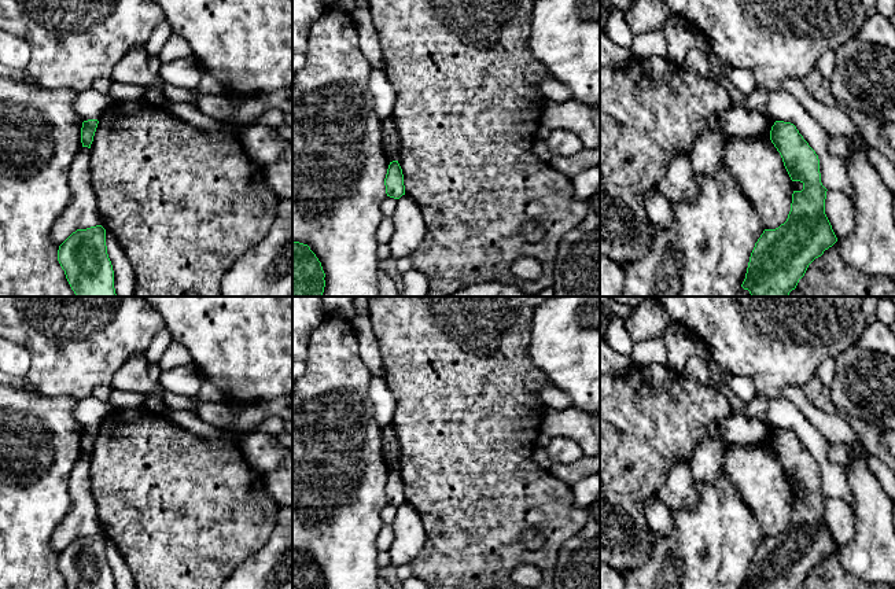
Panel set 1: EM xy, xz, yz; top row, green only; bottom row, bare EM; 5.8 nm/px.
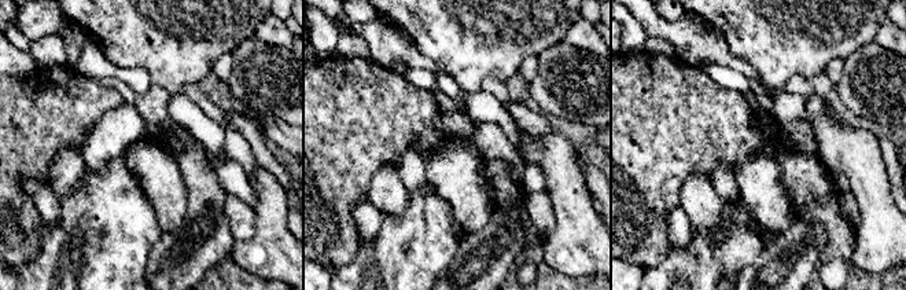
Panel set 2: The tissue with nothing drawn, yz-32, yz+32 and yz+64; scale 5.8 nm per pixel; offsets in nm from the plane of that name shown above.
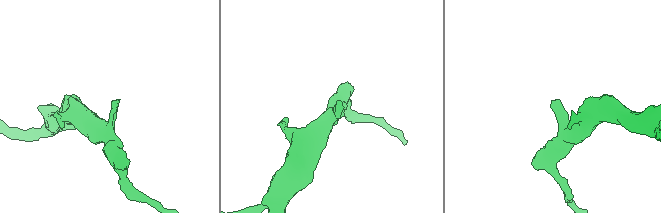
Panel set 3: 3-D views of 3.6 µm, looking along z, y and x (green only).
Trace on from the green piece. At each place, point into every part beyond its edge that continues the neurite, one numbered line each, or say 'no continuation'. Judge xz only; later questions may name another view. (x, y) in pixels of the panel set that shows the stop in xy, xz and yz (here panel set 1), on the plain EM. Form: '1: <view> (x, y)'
no continuation

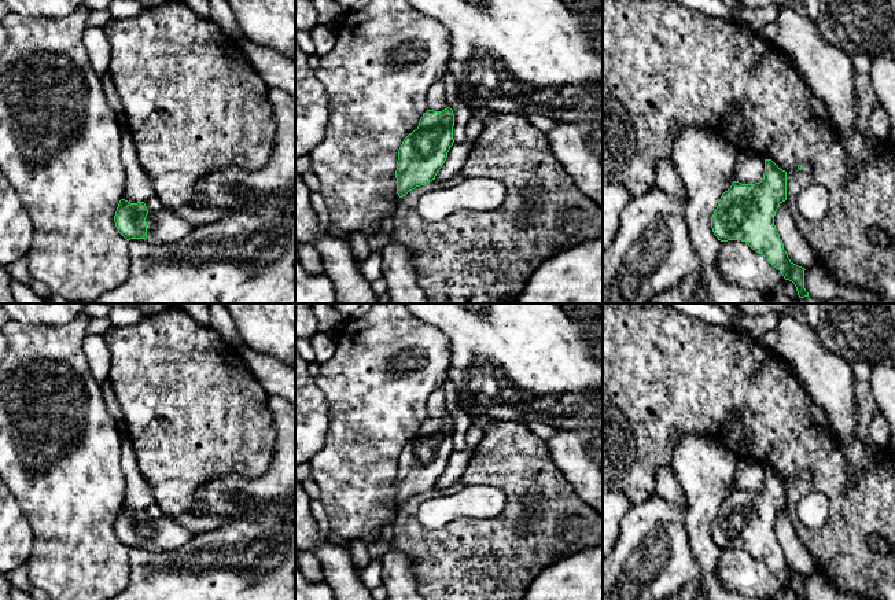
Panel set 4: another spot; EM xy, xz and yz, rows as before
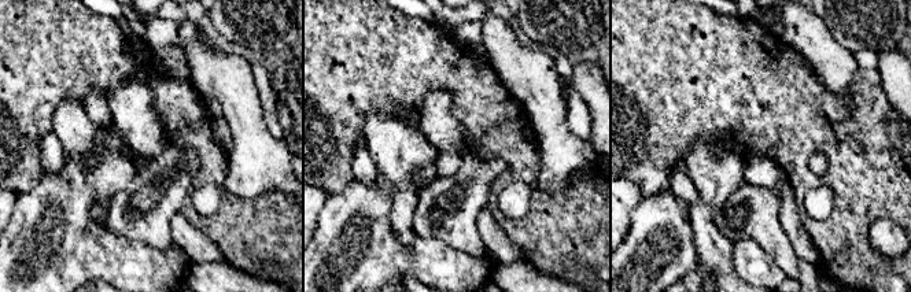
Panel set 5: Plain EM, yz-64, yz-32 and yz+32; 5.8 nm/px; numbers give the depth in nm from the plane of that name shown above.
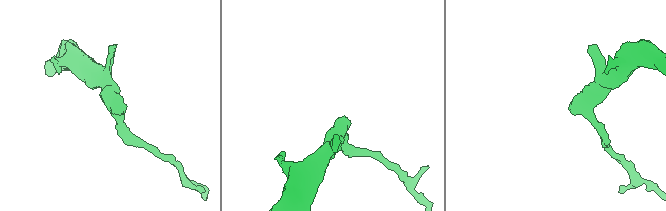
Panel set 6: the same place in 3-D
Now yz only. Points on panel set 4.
no continuation

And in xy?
1: xy (166, 533)

